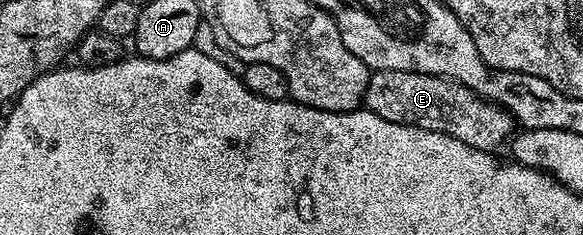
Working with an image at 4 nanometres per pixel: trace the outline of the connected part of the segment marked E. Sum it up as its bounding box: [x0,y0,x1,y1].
[363,71,517,152]

